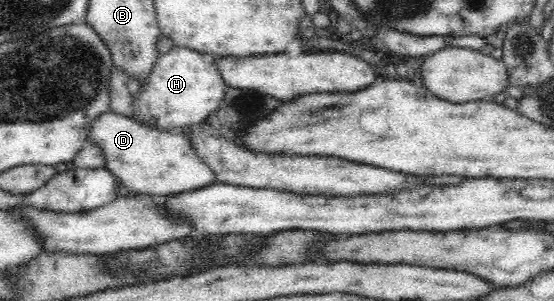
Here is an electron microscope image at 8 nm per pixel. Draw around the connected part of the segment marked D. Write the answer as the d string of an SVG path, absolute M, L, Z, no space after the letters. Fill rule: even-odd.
M111 109L93 118L86 144L97 145L105 160L104 168L112 172L119 184L139 194L167 198L167 194L190 192L216 183L209 166L197 157L188 134L148 127Z

